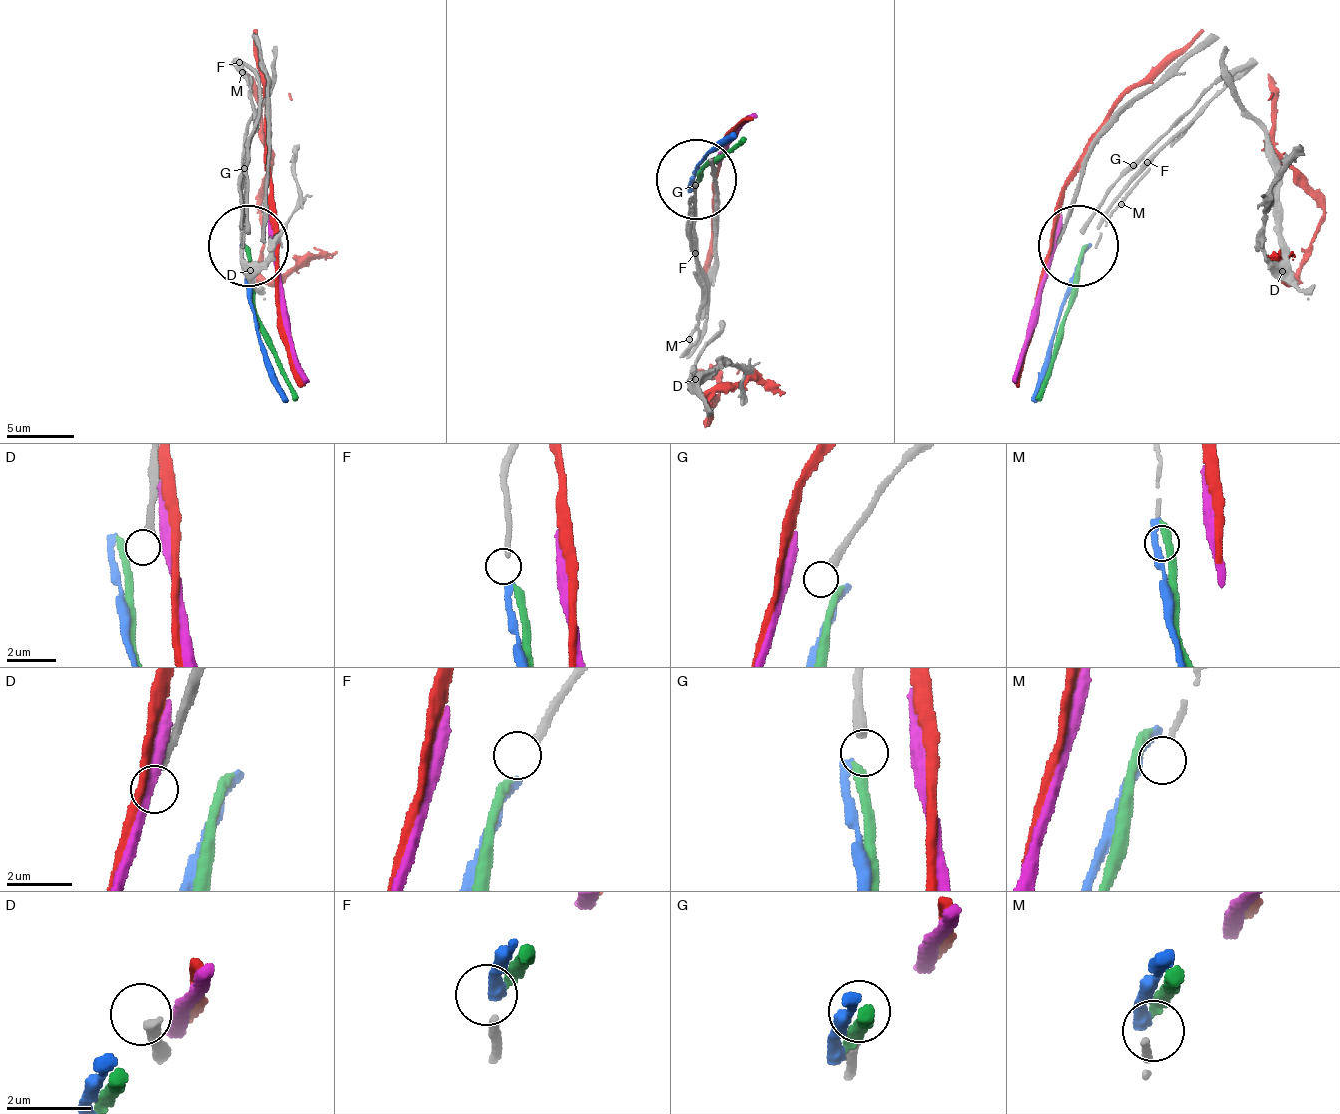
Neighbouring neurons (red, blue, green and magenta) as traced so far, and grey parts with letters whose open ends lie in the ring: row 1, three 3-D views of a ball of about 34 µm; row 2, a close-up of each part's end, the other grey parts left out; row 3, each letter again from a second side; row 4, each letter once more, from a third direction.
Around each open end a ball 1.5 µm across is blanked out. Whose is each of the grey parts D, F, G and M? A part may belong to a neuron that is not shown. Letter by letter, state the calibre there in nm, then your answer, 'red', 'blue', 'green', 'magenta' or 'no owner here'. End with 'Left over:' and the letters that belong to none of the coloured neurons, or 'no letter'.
D: 280 nm | no owner here
F: 240 nm | blue
G: 360 nm | no owner here
M: 150 nm | no owner here
Left over: D, G, M

